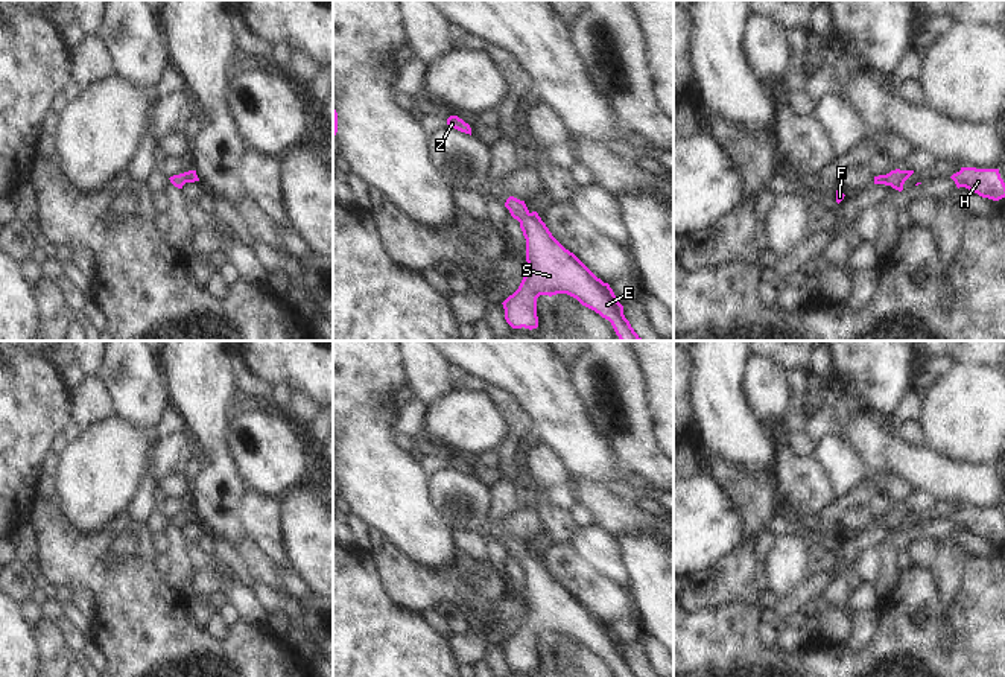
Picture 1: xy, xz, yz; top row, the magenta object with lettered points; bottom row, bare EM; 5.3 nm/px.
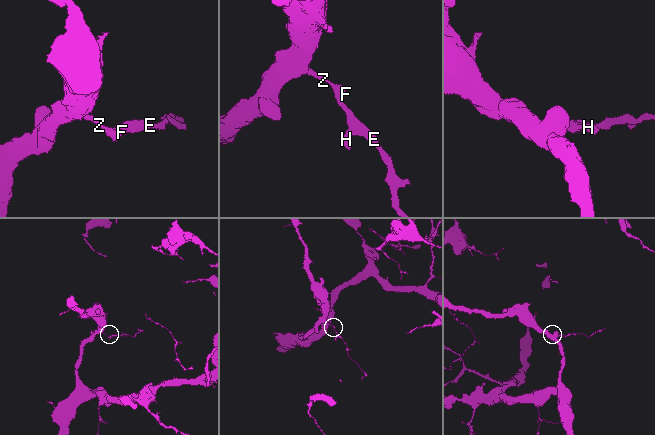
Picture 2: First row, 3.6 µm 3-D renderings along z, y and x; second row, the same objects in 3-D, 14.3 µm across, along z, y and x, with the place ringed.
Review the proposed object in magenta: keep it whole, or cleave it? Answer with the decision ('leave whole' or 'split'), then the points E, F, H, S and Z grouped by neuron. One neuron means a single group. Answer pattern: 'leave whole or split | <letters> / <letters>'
leave whole | E F H S Z

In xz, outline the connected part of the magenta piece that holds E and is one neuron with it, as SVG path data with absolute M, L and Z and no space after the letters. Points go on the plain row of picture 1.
M514 537L506 540L505 548L520 563L529 607L518 630L502 644L505 660L512 669L538 668L537 639L540 636L567 634L608 660L617 677L639 677L625 659L623 647L610 625L566 590L537 552L531 554L525 542Z

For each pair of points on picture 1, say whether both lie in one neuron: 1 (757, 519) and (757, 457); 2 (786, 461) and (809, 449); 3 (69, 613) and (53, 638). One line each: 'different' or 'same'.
1: different
2: different
3: different

